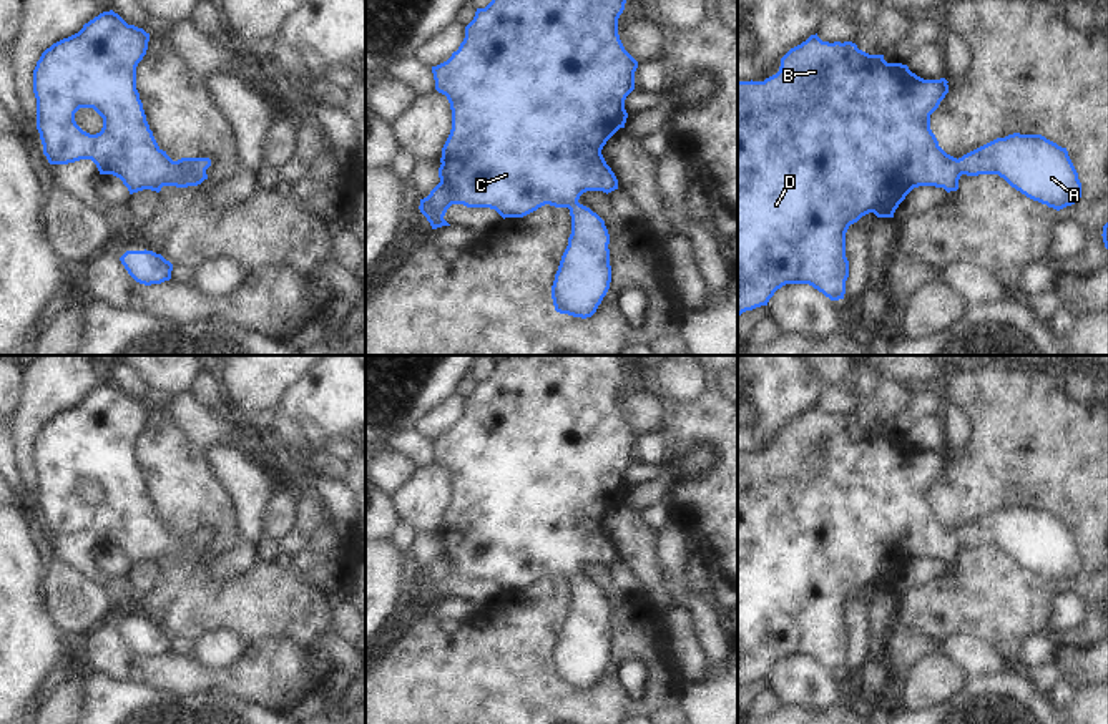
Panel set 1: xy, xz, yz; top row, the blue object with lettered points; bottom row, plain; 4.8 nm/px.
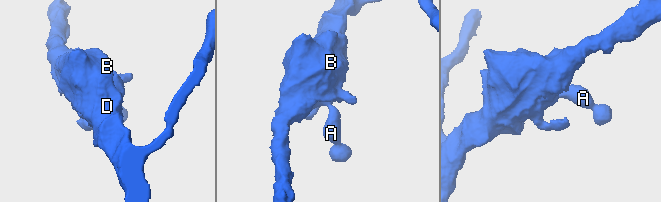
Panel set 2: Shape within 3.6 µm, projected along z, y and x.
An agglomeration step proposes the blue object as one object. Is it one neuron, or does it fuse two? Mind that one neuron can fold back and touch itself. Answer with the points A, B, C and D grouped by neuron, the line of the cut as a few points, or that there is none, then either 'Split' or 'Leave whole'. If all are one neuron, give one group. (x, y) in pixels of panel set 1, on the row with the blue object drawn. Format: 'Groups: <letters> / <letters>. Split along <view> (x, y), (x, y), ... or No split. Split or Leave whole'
Groups: A B C D. No split. Leave whole.

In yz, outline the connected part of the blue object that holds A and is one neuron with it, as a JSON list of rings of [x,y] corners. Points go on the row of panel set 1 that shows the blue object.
[[[817,33],[791,48],[781,58],[781,66],[776,75],[764,81],[738,81],[738,316],[767,306],[774,292],[786,284],[809,284],[831,301],[844,299],[846,281],[849,277],[849,261],[846,257],[846,232],[849,226],[869,213],[874,213],[877,218],[894,218],[895,209],[914,188],[935,186],[950,193],[958,189],[962,174],[998,174],[1027,198],[1057,211],[1075,204],[1081,198],[1081,183],[1066,148],[1058,146],[1042,135],[1013,133],[1005,138],[997,138],[958,159],[947,154],[939,146],[939,141],[930,130],[930,115],[949,93],[947,83],[945,78],[924,80],[912,73],[907,65],[887,63],[884,55],[869,55],[859,50],[852,42],[822,42]]]

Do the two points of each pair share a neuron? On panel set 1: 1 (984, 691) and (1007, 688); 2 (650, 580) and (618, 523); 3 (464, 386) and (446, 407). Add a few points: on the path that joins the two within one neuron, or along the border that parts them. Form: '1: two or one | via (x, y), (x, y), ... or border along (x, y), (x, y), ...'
1: one | via (989, 691), (1002, 691)
2: one | via (643, 567), (637, 545), (630, 537)
3: two | border along (455, 392), (464, 399)

